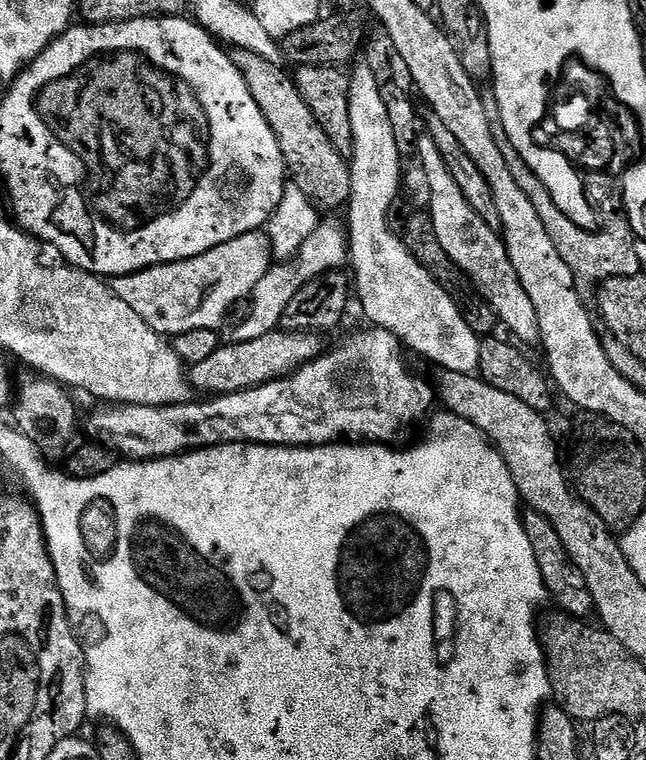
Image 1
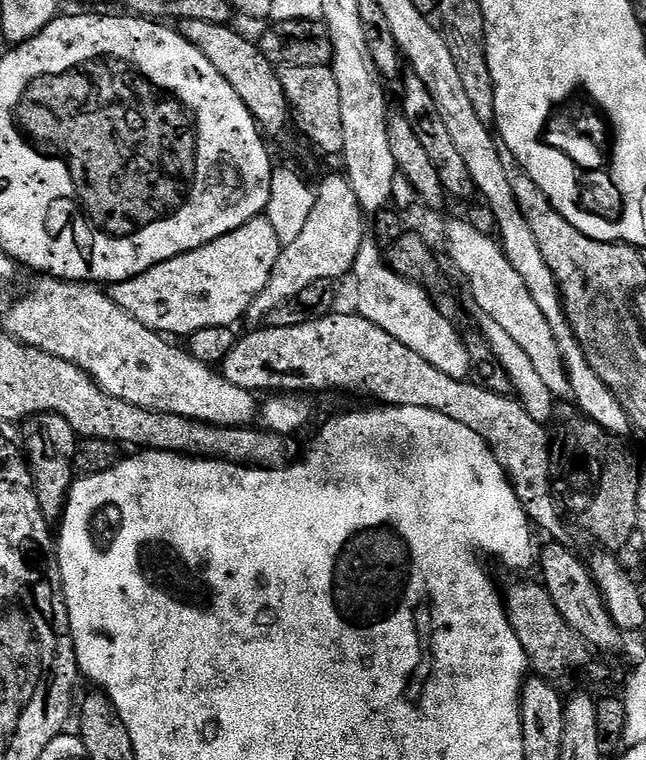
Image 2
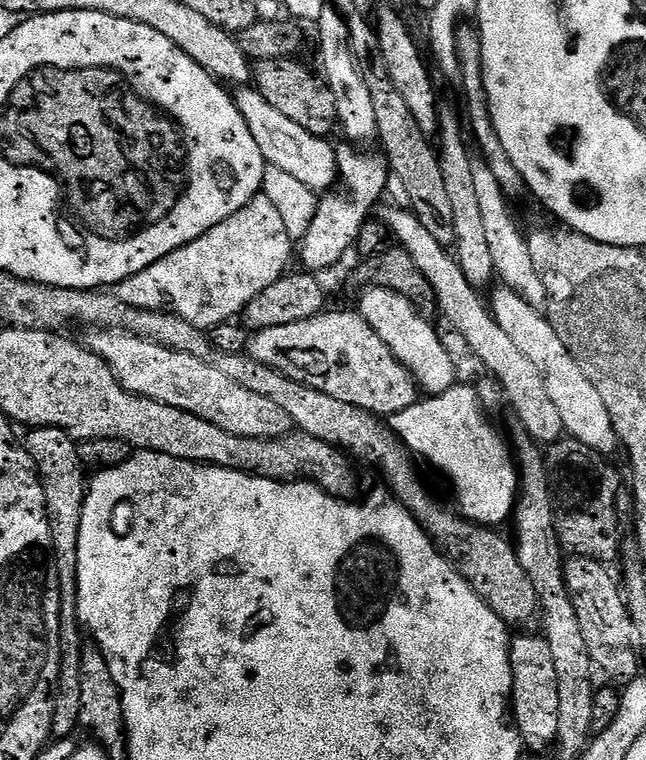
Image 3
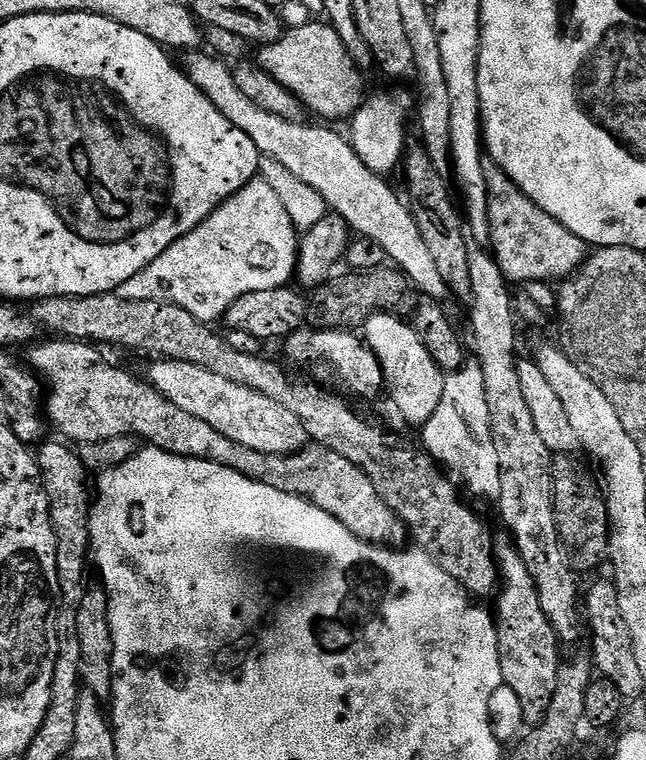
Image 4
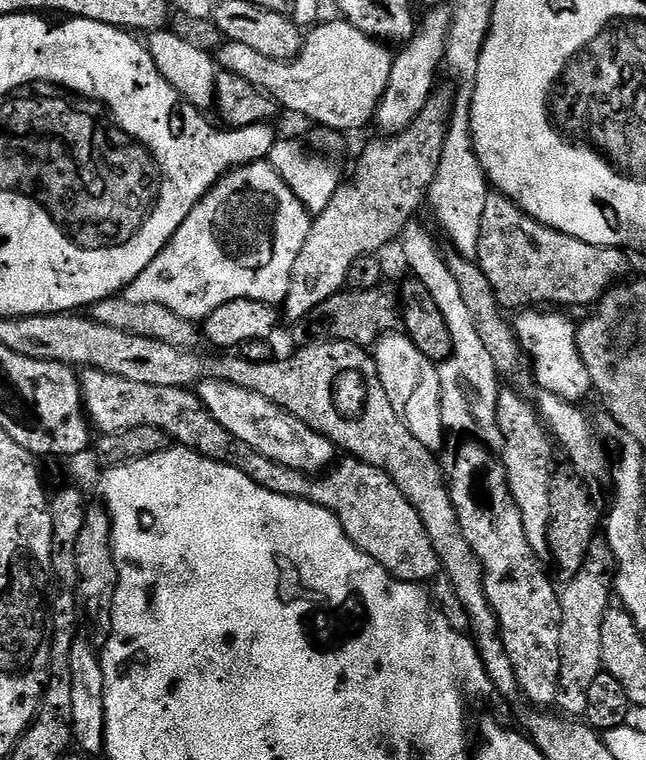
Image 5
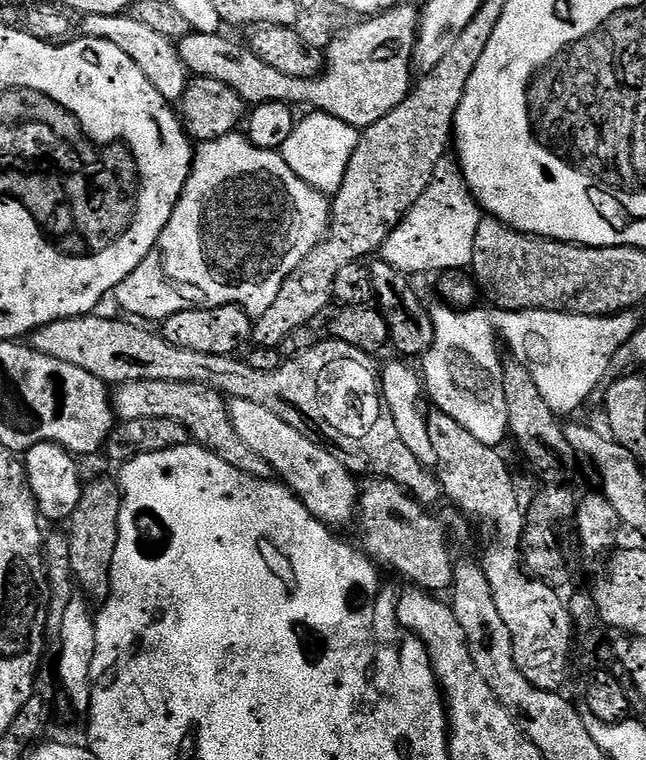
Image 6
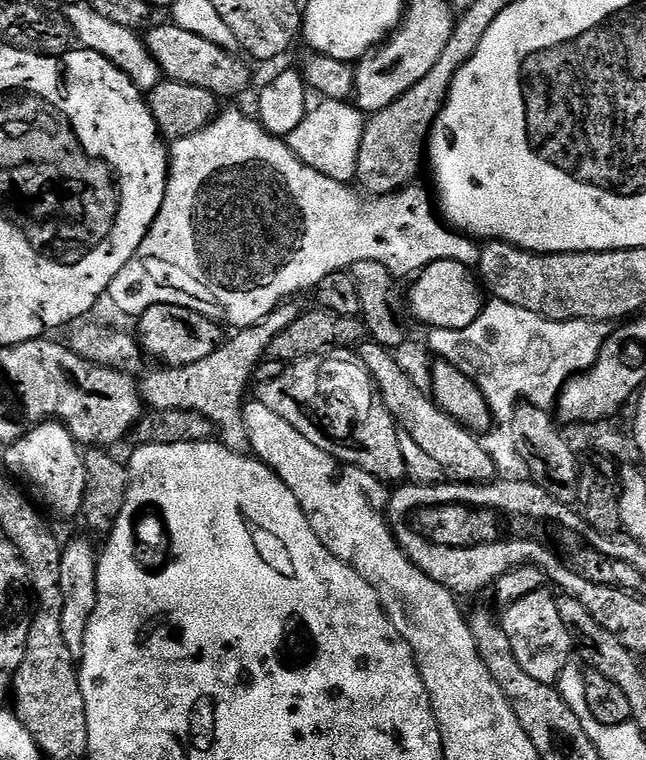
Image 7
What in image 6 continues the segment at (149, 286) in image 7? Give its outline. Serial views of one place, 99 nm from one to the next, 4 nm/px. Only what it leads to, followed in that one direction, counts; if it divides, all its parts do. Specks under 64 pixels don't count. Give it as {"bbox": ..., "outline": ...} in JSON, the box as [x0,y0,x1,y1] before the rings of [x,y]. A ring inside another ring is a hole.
{"bbox":[114,134,482,322],"outline":[[[233,134],[217,140],[203,141],[202,146],[195,149],[192,173],[189,174],[186,186],[170,214],[170,222],[166,222],[166,230],[162,230],[158,242],[152,247],[150,254],[146,254],[146,258],[138,266],[138,270],[134,270],[134,274],[130,274],[116,288],[114,299],[120,303],[120,308],[124,311],[121,313],[132,318],[139,318],[141,321],[156,320],[156,322],[163,322],[166,317],[173,316],[173,314],[182,310],[217,308],[218,306],[236,304],[239,308],[247,310],[248,315],[253,318],[266,314],[266,309],[274,303],[274,298],[278,298],[278,290],[282,290],[282,282],[286,282],[286,278],[290,278],[290,274],[300,265],[302,258],[306,258],[306,254],[310,254],[310,250],[314,250],[316,245],[324,239],[324,235],[328,233],[330,223],[329,197],[324,194],[296,196],[304,187],[302,178],[298,178],[298,174],[294,174],[294,170],[290,170],[290,166],[286,166],[286,162],[279,151],[254,146],[247,135]],[[445,158],[438,162],[436,177],[426,186],[422,198],[414,202],[414,206],[389,234],[388,241],[380,248],[379,259],[399,272],[415,274],[415,272],[434,272],[441,274],[456,269],[471,269],[474,258],[474,234],[478,234],[478,226],[482,219],[482,209],[472,197],[460,165],[455,159]]]}

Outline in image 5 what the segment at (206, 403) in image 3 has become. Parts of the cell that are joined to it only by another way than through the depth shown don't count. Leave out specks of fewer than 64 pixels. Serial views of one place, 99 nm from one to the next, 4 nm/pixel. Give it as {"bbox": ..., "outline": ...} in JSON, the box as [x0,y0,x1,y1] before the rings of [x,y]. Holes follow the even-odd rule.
{"bbox":[198,380,337,474],"outline":[[[202,380],[198,385],[198,399],[200,405],[214,418],[214,422],[218,422],[218,426],[225,428],[235,440],[246,442],[246,446],[278,462],[284,468],[320,474],[333,467],[337,459],[336,445],[298,418],[294,418],[294,414],[270,402],[270,398],[262,398],[262,394],[242,390],[242,386],[234,386],[230,382]]]}

